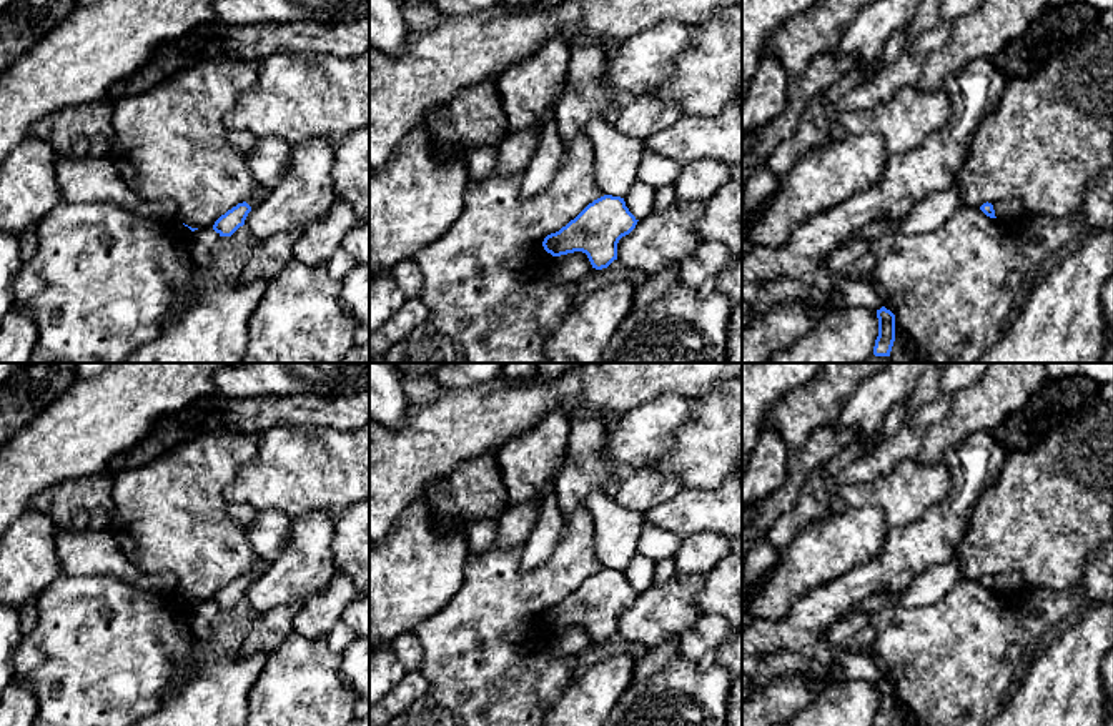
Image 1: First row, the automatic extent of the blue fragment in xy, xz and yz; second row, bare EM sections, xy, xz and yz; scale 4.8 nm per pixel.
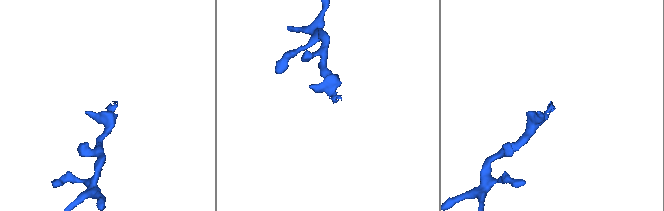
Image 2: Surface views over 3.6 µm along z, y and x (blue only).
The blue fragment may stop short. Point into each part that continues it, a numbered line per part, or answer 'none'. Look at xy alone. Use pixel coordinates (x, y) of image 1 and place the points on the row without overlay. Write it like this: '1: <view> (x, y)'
1: xy (260, 565)

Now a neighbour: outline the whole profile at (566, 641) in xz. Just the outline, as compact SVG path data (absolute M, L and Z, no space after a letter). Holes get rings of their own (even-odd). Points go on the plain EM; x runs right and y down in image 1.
M574 624L561 629L554 629L551 648L556 656L572 656L584 651L592 643L592 638L586 626Z

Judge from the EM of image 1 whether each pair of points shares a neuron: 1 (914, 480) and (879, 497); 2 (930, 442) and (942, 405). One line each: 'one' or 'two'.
1: one
2: two

